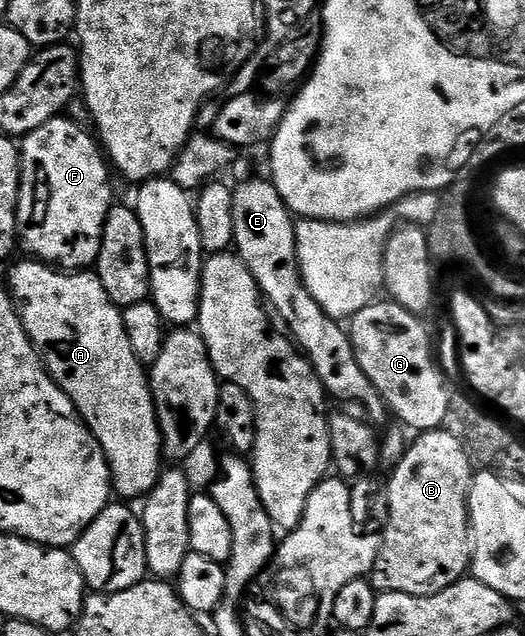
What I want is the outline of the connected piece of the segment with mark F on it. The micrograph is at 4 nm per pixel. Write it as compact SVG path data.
M60 115L29 131L19 145L17 241L28 258L60 271L83 271L98 262L105 219L113 204L109 162L98 140L88 133Z

